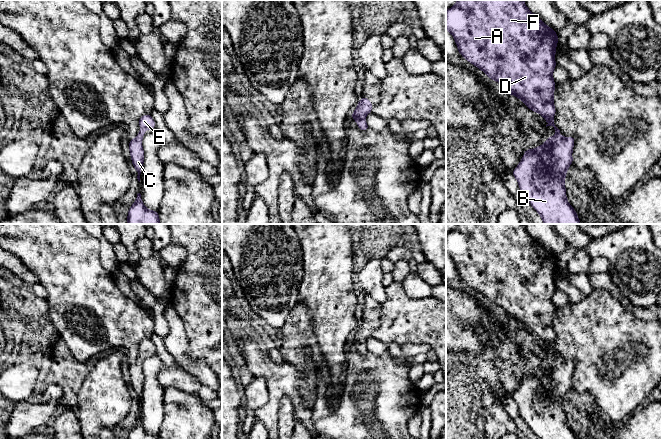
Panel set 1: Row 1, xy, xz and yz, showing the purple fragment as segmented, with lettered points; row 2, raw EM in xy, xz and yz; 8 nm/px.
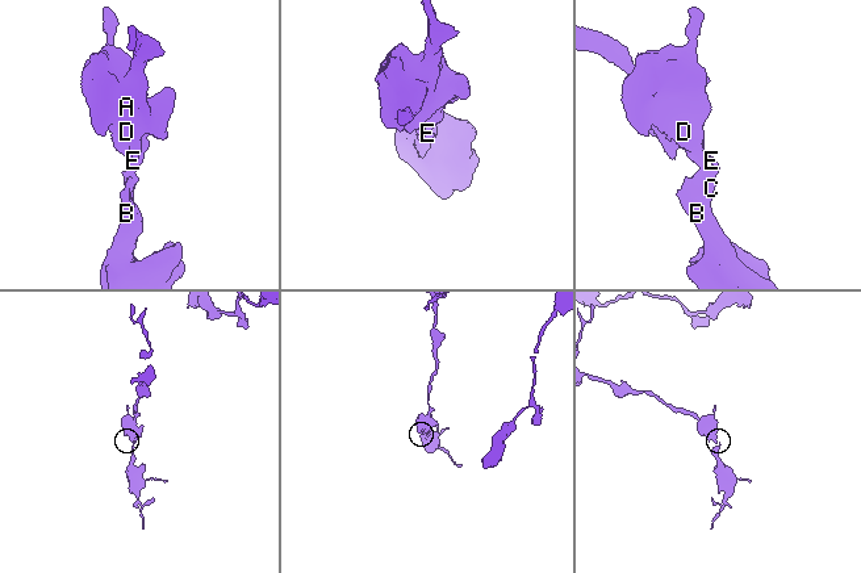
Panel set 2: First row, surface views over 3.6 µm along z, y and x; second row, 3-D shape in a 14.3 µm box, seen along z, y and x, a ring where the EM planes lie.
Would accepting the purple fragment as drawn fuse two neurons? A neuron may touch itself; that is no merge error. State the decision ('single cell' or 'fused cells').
single cell

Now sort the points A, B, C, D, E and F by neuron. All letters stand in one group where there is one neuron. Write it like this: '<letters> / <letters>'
A B C D E F

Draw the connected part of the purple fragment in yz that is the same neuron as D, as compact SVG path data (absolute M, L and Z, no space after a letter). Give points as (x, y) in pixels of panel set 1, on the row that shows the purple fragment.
M457 0L457 3L446 11L446 30L454 37L460 55L481 69L490 79L502 84L508 95L516 96L531 111L543 116L548 123L546 127L554 127L556 134L548 137L543 145L526 149L512 174L518 181L521 193L541 216L544 224L581 224L575 209L568 203L564 185L567 170L573 163L575 135L562 137L553 121L556 114L553 100L556 84L552 73L556 67L555 53L559 41L557 33L533 14L524 0Z

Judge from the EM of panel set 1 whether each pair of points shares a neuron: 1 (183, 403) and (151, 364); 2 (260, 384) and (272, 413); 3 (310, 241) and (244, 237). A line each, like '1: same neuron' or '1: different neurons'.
1: different neurons
2: different neurons
3: different neurons

